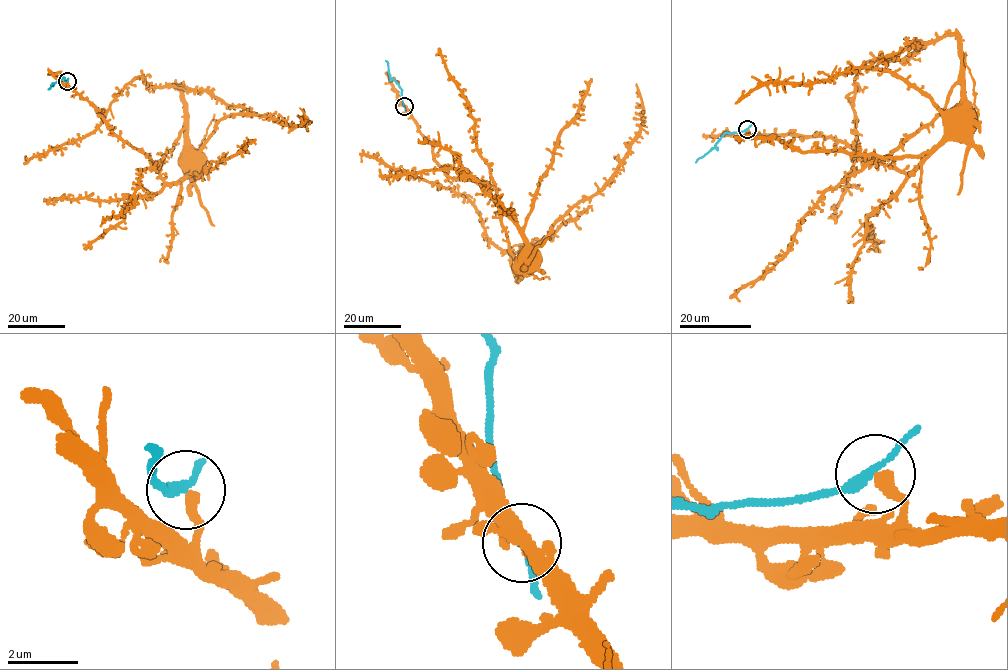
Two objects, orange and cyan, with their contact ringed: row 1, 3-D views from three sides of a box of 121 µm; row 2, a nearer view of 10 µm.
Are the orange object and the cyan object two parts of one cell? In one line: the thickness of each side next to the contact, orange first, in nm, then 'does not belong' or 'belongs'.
320 nm thick on the orange side, 240 nm on the other; does not belong

